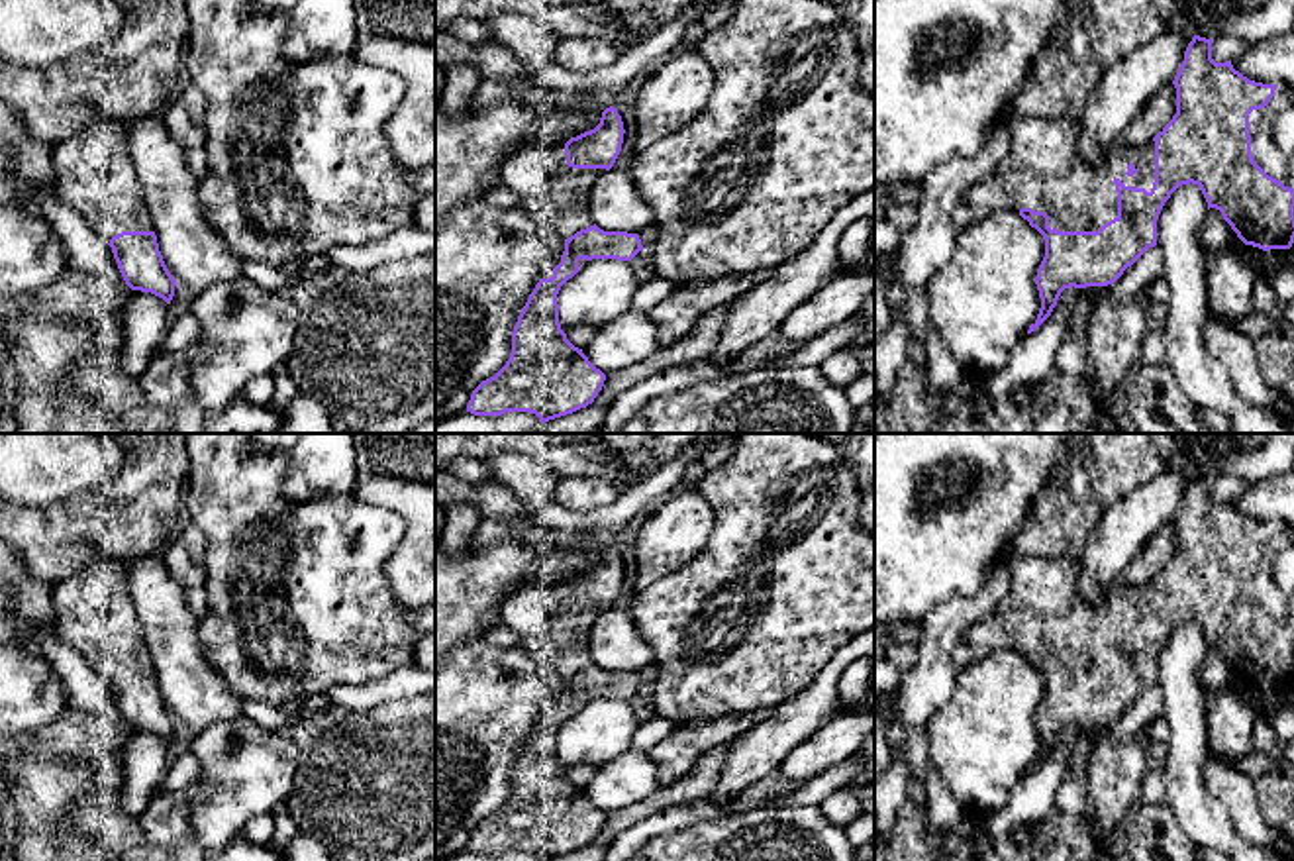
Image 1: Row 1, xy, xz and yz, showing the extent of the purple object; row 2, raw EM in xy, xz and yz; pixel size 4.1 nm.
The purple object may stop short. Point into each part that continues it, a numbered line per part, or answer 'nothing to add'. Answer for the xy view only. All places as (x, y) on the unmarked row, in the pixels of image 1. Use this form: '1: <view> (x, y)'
1: xy (95, 614)

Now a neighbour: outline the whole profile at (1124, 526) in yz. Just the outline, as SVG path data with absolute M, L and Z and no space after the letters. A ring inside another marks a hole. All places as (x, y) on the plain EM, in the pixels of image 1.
M1178 461L1165 473L1153 477L1149 482L1131 490L1129 494L1108 504L1090 533L1078 557L1078 592L1088 604L1104 604L1108 588L1118 581L1120 573L1145 547L1147 539L1163 526L1170 524L1184 500L1184 490L1192 481L1192 473Z

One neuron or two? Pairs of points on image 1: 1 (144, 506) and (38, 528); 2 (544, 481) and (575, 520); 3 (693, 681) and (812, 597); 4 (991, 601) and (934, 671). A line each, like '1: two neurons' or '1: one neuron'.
1: one neuron
2: one neuron
3: one neuron
4: one neuron

